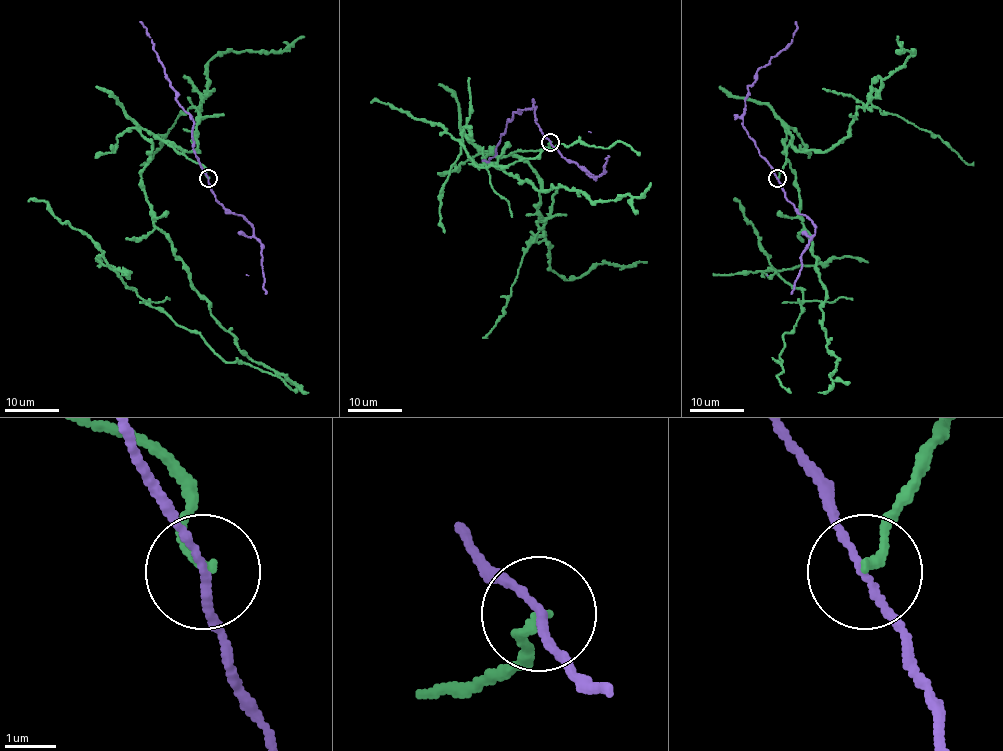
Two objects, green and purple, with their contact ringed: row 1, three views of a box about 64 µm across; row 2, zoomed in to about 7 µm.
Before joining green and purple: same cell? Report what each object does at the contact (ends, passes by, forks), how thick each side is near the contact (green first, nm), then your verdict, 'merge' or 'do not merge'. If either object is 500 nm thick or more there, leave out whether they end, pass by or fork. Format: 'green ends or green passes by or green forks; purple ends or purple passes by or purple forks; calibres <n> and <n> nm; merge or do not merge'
green ends; purple passes by; calibres 170 and 130 nm; do not merge

